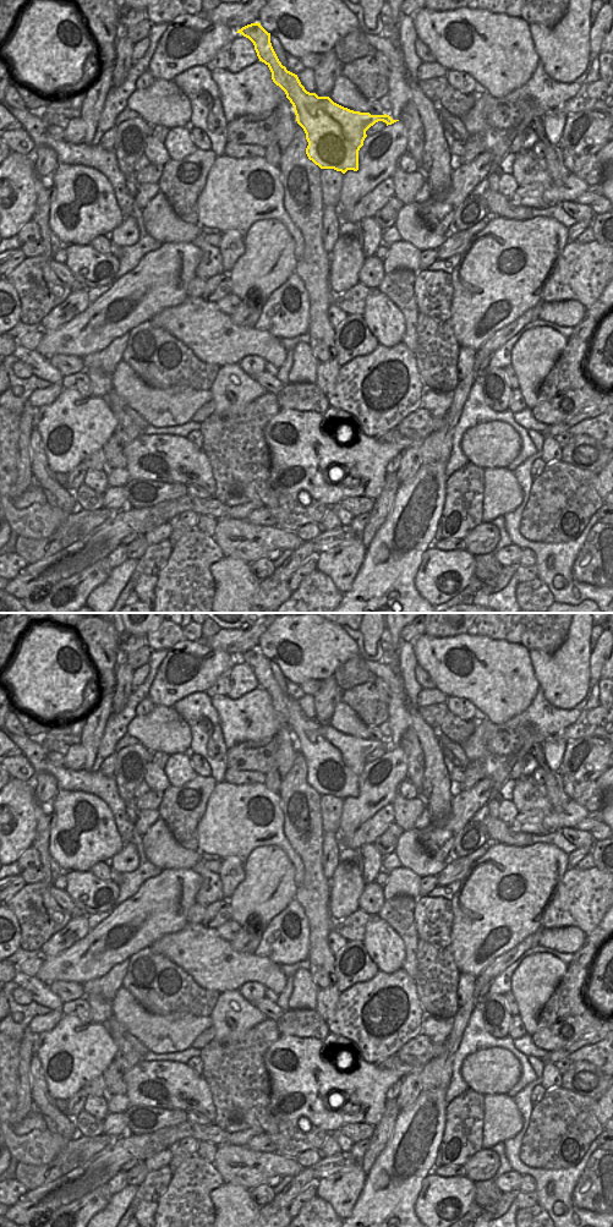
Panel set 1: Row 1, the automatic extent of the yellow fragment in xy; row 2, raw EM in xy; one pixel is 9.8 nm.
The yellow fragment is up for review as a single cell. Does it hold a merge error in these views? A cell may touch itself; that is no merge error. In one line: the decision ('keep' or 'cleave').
keep

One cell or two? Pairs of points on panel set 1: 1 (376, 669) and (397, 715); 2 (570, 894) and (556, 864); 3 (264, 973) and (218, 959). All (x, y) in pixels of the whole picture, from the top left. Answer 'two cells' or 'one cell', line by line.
1: one cell
2: two cells
3: one cell

